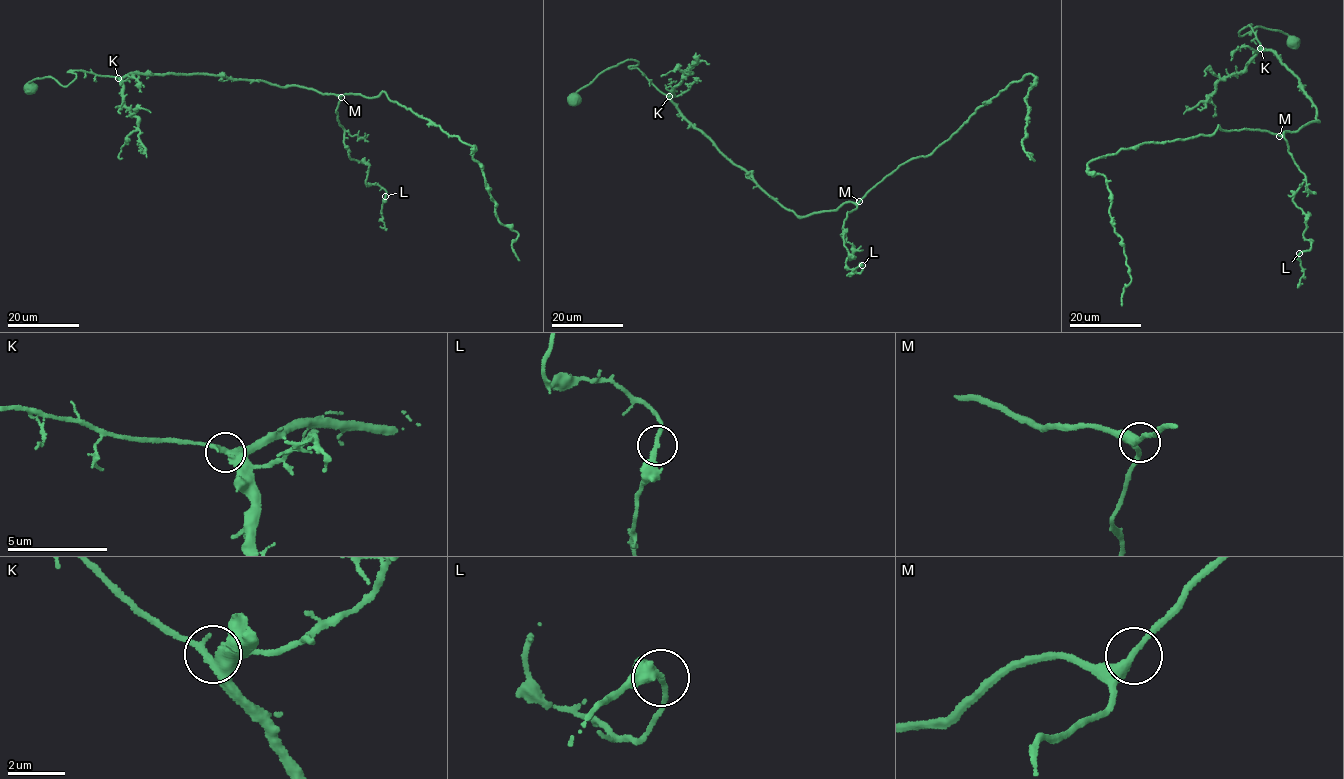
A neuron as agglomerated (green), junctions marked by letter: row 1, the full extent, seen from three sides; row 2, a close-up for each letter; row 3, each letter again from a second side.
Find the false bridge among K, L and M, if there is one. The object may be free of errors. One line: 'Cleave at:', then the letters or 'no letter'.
Cleave at: no letter

